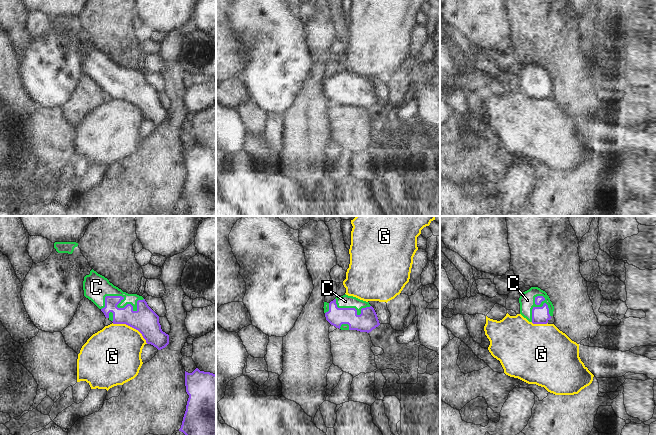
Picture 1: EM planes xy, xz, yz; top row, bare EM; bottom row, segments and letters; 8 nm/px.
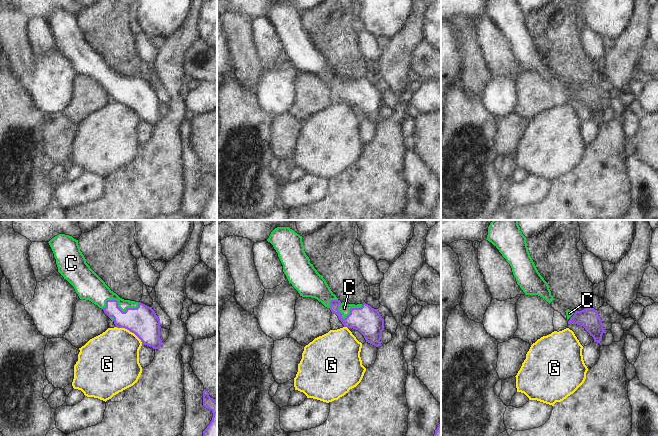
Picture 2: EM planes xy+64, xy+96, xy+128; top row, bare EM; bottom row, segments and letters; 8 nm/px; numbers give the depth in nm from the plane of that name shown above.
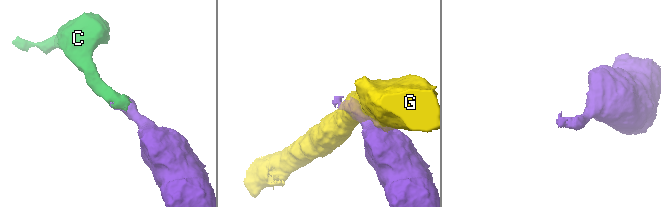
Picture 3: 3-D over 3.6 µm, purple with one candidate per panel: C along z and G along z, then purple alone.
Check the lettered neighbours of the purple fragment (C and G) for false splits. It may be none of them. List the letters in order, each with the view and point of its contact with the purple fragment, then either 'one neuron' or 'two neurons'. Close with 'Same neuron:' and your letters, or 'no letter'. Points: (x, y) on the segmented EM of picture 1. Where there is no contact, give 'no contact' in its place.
C: xy (117, 304) | one neuron
G: xy (131, 326) | two neurons
Same neuron: C

